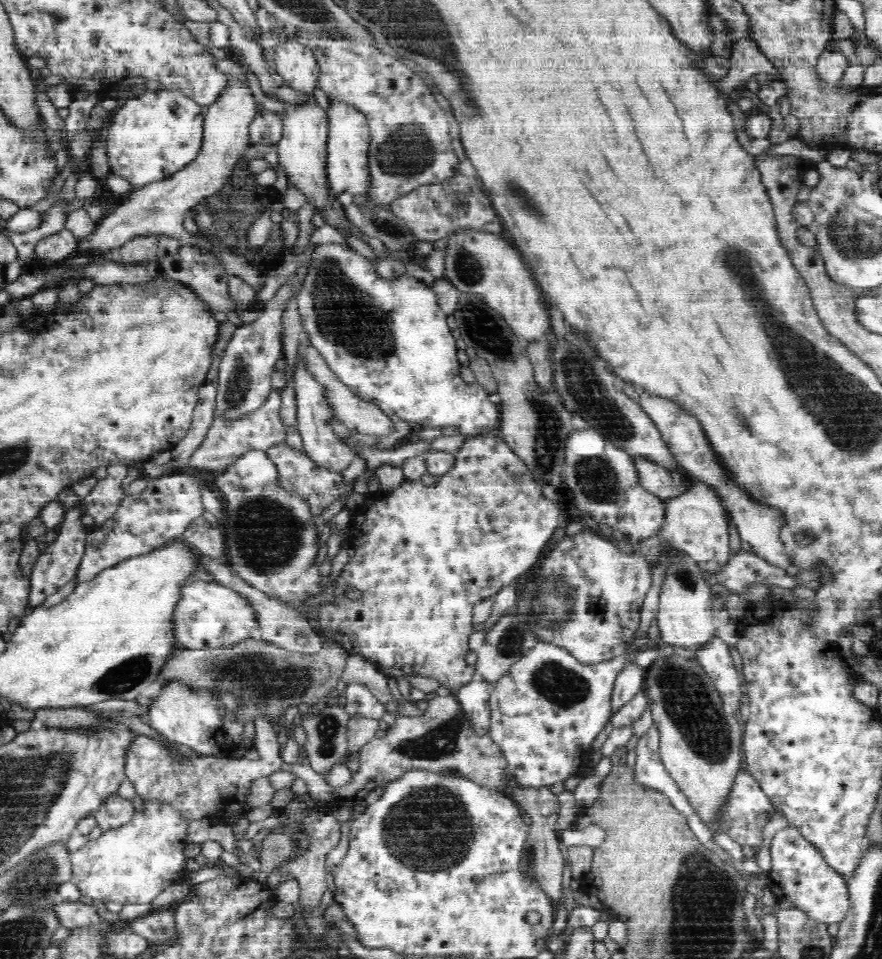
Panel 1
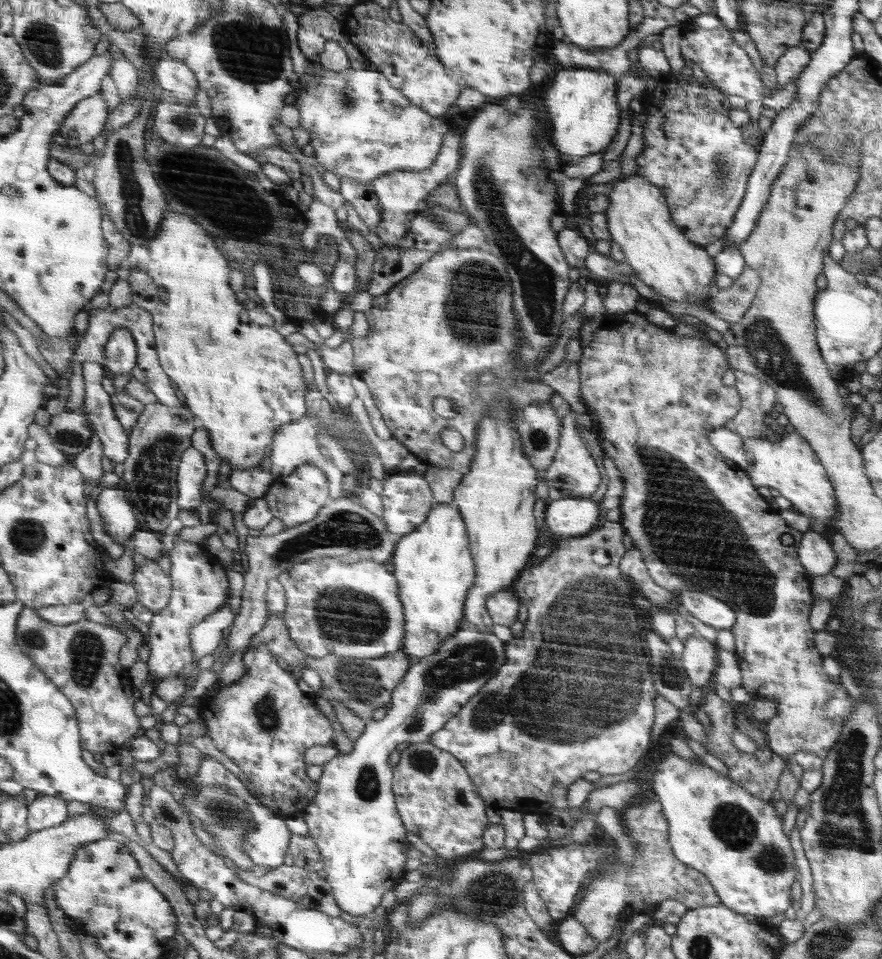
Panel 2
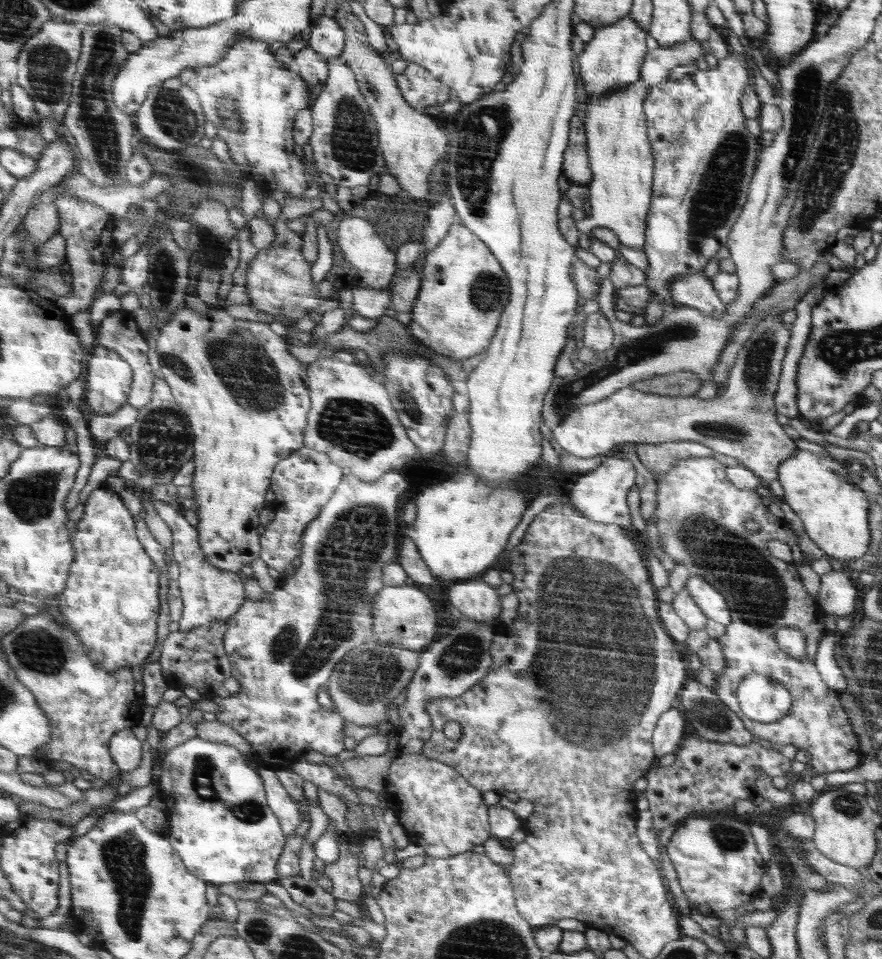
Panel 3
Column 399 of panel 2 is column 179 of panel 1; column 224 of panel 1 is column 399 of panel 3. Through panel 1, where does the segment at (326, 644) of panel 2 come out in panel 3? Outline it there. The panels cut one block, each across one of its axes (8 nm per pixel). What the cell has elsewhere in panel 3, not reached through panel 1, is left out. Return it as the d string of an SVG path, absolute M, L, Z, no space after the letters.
M409 582L403 586L383 586L376 595L372 607L375 618L372 640L419 652L434 642L436 610L430 598L420 588L416 588L415 584Z

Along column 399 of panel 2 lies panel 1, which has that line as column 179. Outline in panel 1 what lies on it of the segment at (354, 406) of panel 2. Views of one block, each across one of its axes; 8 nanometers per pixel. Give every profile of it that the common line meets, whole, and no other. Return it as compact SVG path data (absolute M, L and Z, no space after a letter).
M206 382L199 388L198 405L193 412L191 428L186 436L174 446L174 450L171 450L174 462L186 466L192 459L192 454L198 450L214 418L216 396L217 387L211 382Z

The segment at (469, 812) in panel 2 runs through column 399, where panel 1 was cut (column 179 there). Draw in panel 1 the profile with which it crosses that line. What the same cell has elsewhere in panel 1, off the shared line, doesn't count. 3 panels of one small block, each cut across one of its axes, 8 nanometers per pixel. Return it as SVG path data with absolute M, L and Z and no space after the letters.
M256 722L254 747L260 755L259 760L245 757L232 759L227 752L221 756L204 755L196 758L182 755L182 760L175 759L167 747L148 738L136 735L125 752L125 775L132 782L135 792L144 801L160 799L166 801L180 813L193 820L206 818L215 824L228 824L236 814L250 812L252 807L245 801L245 796L255 778L268 776L276 770L284 770L300 777L316 805L329 805L332 800L332 786L327 783L322 773L317 773L309 762L288 764L281 757L282 744L268 722Z

